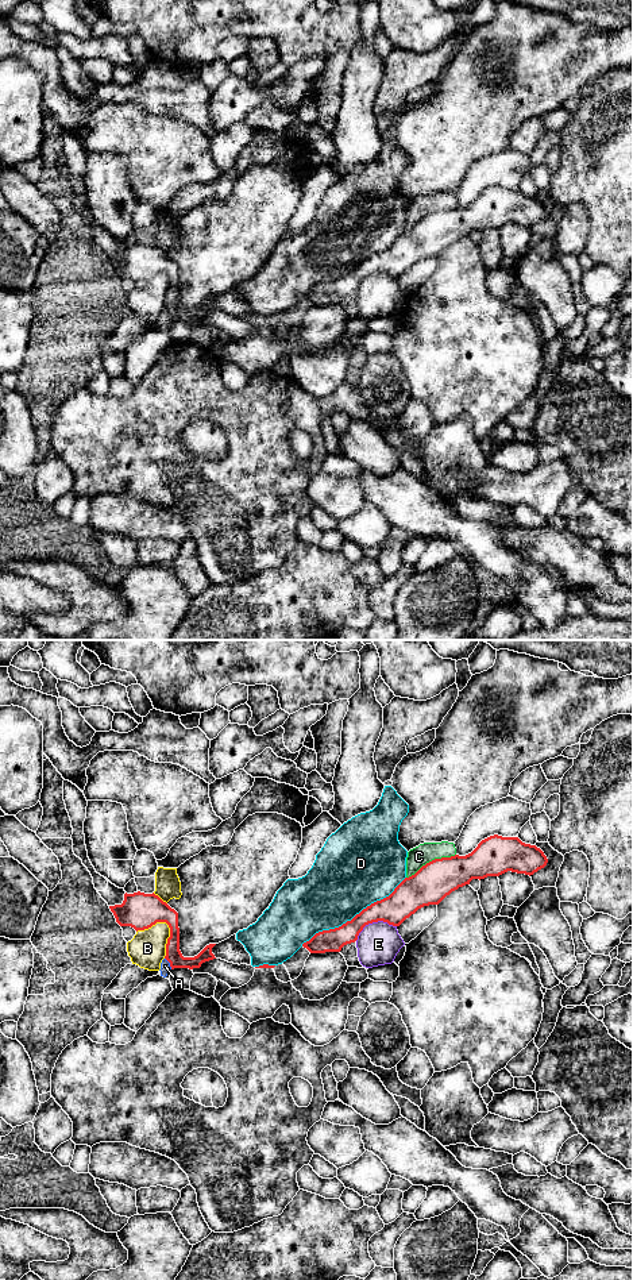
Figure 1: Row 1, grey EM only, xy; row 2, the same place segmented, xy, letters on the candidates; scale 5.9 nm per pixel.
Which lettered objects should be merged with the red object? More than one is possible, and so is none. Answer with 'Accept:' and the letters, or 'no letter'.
Accept: no letter

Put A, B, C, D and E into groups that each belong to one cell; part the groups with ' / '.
A / B / C / D / E

